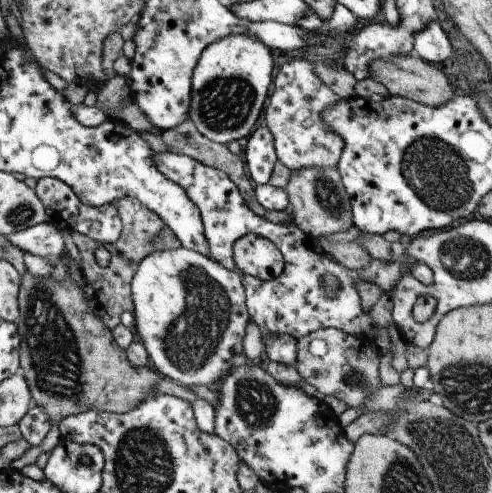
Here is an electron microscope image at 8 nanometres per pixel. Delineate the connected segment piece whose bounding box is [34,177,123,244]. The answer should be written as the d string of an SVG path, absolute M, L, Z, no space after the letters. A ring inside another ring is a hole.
M42 177L37 181L34 192L44 205L48 222L58 227L60 231L66 229L70 232L79 232L102 244L116 242L121 235L123 222L119 217L115 203L96 208L86 206L65 182L54 177Z

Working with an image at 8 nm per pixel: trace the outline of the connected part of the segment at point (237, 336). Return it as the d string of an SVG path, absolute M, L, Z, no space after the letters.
M182 246L150 253L131 280L136 339L146 347L150 366L164 378L184 386L216 387L231 369L234 355L243 351L242 339L249 323L246 293L238 271L231 271L210 257Z

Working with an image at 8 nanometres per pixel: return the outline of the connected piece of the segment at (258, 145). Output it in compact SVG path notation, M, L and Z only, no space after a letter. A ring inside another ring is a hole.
M266 124L249 135L242 153L246 158L246 171L251 180L254 180L257 185L265 185L272 176L272 169L277 160L273 134Z

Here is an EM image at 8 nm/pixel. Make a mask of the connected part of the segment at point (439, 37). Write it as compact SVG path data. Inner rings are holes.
M438 22L428 23L422 32L416 33L413 47L415 54L430 64L444 63L454 57L448 36Z

